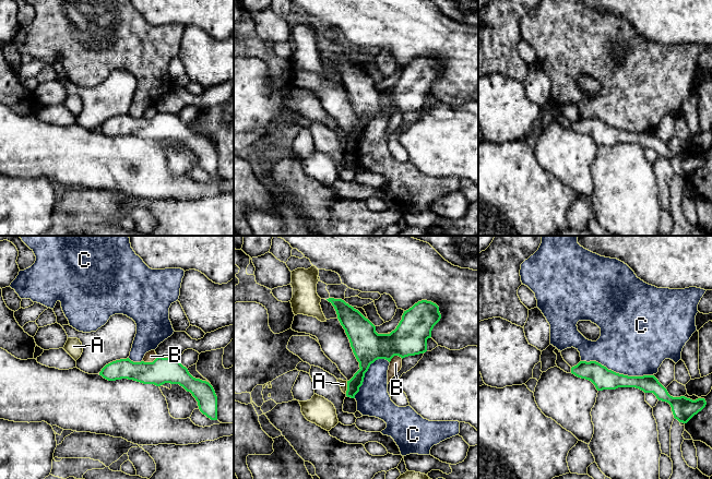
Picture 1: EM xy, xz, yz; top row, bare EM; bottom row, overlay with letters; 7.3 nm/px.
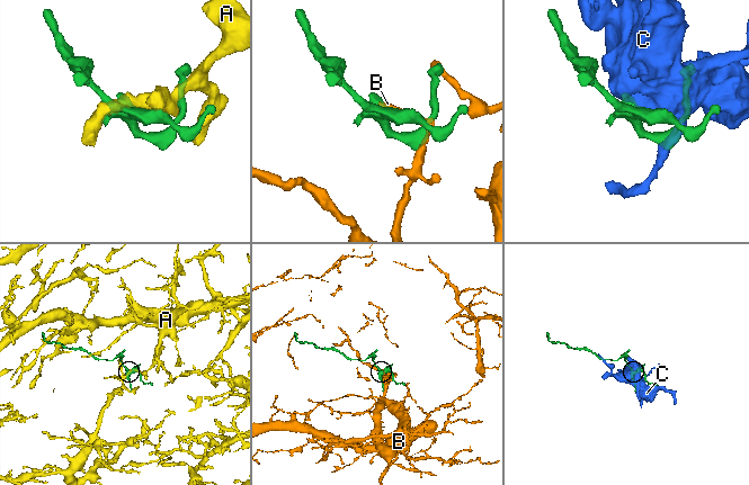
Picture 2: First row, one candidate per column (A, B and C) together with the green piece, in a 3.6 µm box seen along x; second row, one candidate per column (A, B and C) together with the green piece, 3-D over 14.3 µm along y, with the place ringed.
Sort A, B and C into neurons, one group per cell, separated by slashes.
A / B / C

